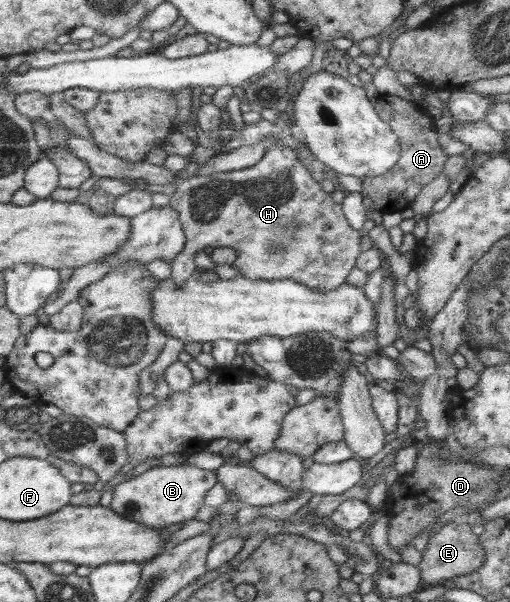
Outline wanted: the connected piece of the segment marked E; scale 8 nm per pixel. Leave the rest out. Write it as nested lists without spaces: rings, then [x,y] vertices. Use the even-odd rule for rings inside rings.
[[[460,520],[446,523],[437,532],[433,532],[421,555],[422,560],[417,565],[419,577],[431,586],[448,585],[450,579],[476,571],[485,558],[477,540],[477,530],[473,530],[470,525]]]

